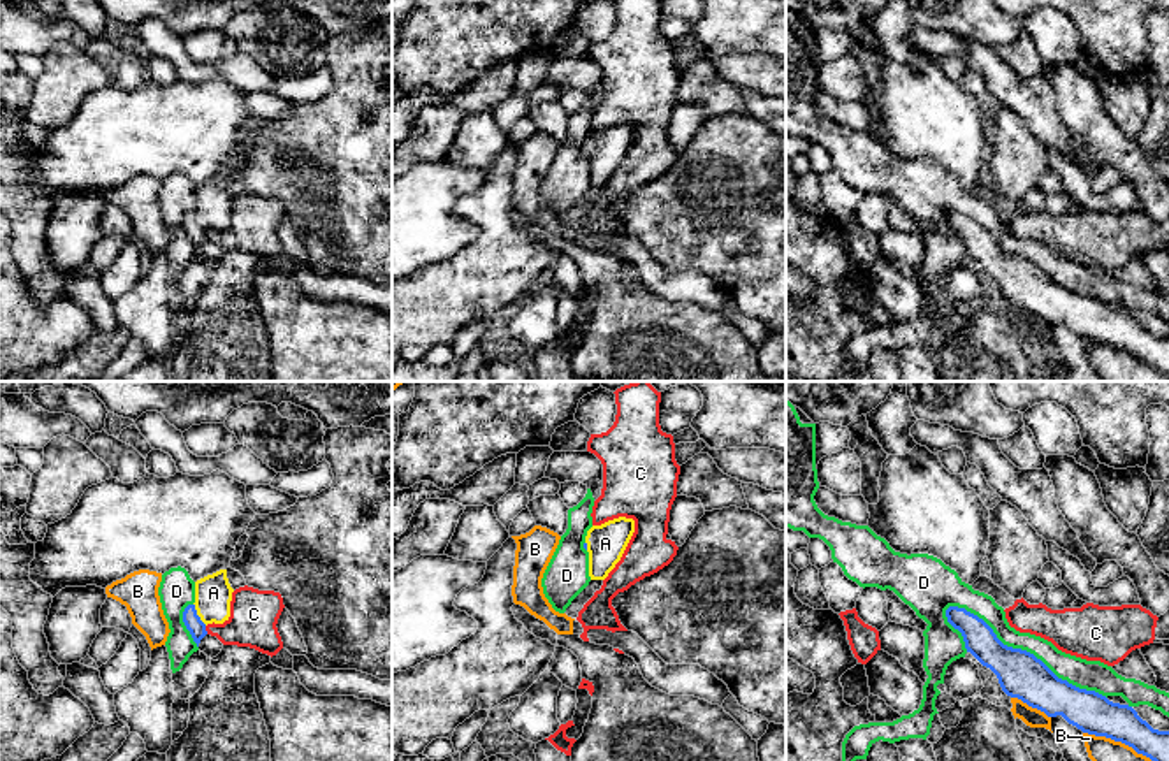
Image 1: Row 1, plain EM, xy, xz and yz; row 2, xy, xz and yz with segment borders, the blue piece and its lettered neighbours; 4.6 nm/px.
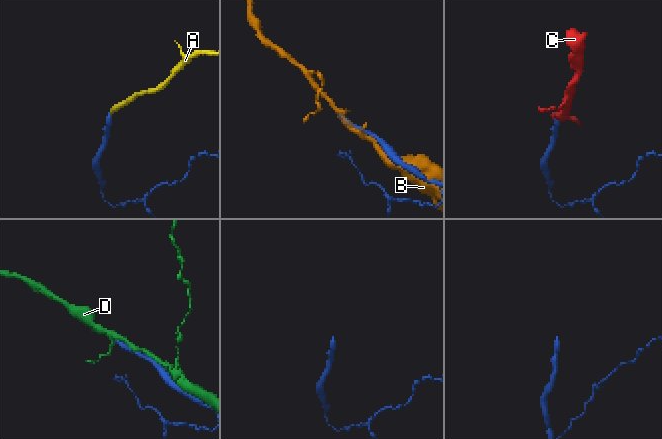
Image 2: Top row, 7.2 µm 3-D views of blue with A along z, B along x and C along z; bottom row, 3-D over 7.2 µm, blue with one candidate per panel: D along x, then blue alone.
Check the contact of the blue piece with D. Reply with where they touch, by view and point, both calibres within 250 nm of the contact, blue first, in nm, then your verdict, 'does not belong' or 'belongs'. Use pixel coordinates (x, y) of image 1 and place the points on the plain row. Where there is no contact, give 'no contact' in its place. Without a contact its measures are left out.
contact yz (1025, 257); calibres 220 and 120 nm; does not belong

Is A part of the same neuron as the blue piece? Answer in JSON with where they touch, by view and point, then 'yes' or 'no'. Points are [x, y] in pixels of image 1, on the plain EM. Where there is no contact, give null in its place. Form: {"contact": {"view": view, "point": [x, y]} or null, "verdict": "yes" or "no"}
{"contact": {"view": "xy", "point": [196, 220]}, "verdict": "yes"}

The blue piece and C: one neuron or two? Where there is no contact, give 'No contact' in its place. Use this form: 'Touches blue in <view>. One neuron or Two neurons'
Touches blue in xy. Two neurons

